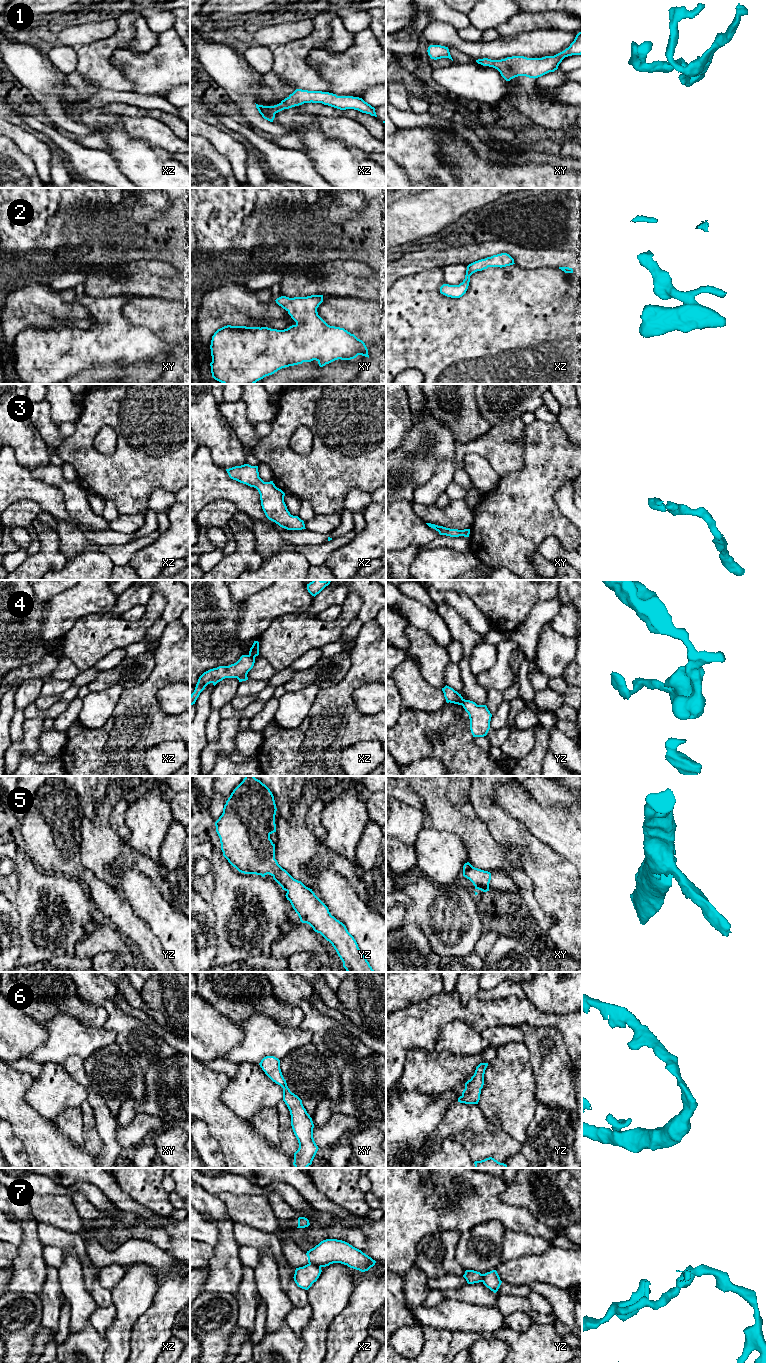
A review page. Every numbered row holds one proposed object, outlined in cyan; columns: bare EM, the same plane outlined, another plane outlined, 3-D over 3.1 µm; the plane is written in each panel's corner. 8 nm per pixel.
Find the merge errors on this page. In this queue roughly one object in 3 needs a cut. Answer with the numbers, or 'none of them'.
4, 7

